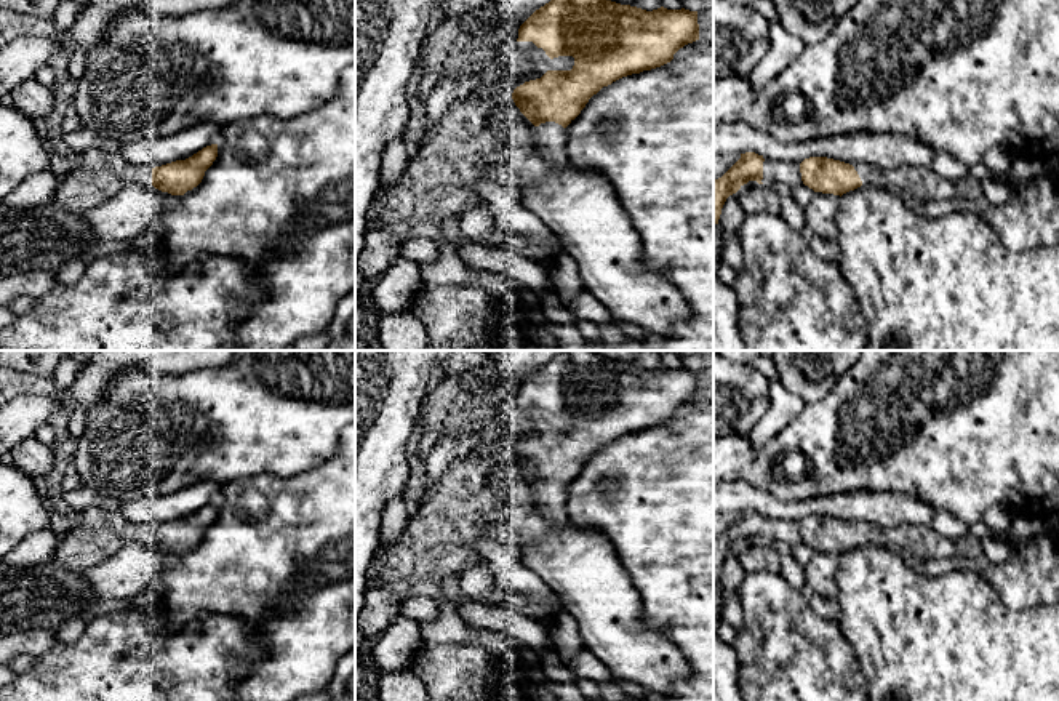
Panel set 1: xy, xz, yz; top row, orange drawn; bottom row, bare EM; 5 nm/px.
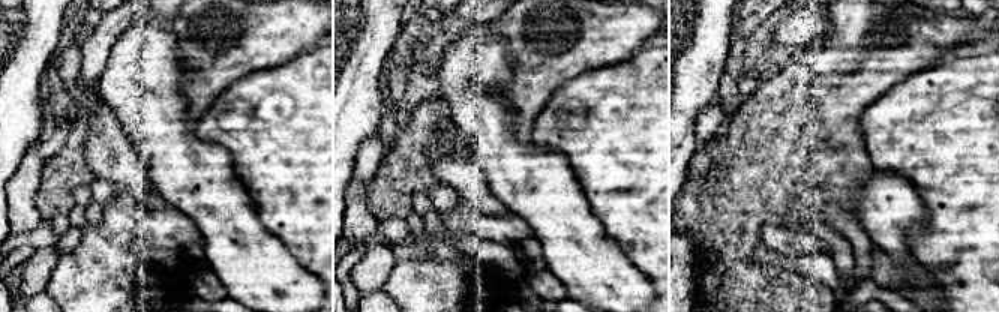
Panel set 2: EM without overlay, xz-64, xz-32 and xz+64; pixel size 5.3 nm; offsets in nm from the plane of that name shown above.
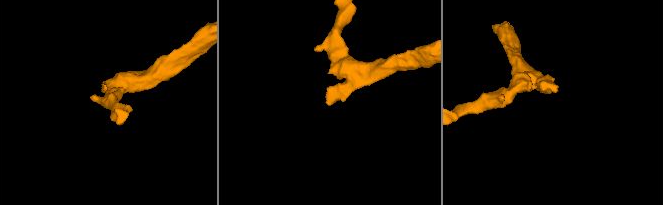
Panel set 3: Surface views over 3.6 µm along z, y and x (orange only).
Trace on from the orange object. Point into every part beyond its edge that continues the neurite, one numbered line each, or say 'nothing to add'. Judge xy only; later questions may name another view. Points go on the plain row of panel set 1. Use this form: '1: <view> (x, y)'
1: xy (101, 533)

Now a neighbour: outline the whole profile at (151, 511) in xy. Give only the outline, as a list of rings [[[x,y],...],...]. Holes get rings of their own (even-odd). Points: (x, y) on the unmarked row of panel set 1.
[[[202,480],[171,495],[123,501],[120,514],[133,523],[155,527],[186,519],[203,506],[216,503],[219,495],[219,485]]]

